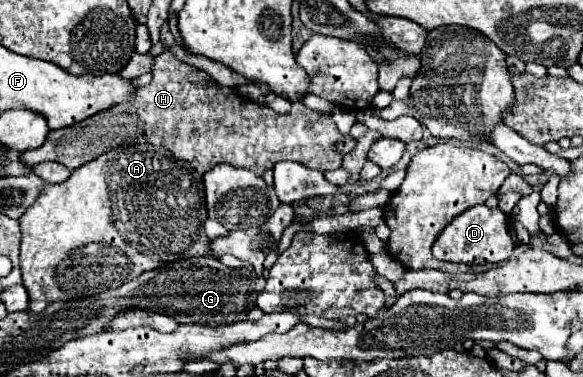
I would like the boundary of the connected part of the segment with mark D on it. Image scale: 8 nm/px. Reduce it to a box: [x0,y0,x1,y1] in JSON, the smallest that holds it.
[432,203,514,263]

